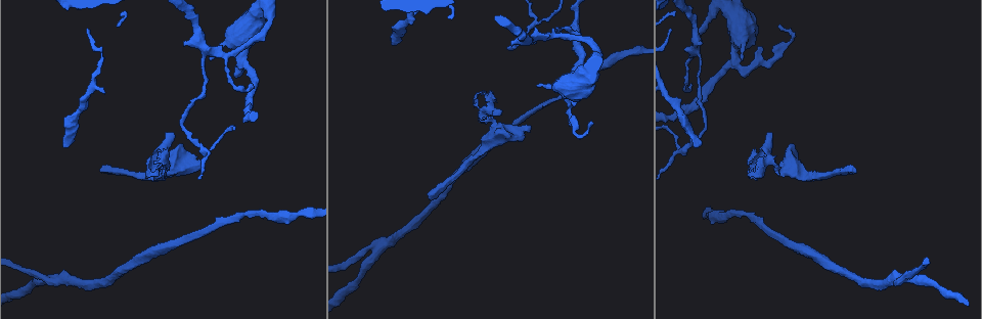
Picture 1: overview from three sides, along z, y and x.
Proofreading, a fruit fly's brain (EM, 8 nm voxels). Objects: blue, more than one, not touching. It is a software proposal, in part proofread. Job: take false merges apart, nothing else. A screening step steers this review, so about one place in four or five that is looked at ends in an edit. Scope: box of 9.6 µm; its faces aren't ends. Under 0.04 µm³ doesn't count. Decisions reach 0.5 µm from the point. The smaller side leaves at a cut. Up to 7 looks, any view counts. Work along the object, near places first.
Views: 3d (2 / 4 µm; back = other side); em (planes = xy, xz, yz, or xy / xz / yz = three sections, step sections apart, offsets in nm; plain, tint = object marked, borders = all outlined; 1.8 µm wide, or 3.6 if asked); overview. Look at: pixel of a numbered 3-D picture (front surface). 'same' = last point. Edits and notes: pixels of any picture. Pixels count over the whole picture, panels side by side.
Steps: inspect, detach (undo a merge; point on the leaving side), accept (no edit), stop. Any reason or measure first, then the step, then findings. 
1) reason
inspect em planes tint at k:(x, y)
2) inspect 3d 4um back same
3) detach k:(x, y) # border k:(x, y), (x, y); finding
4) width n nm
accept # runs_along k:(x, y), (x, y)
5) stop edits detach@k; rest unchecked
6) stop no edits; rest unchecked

a fork
inspect em xz step 16 tint at 1:(914, 279)

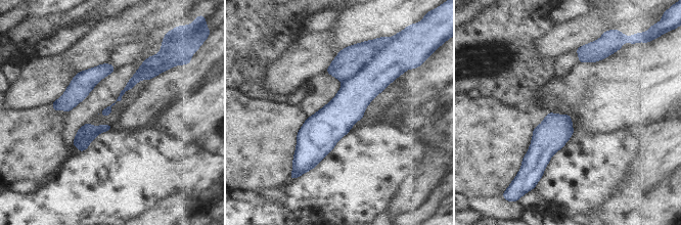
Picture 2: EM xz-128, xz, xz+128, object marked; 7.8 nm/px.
cut it another way
inspect em yz step 8 borders same

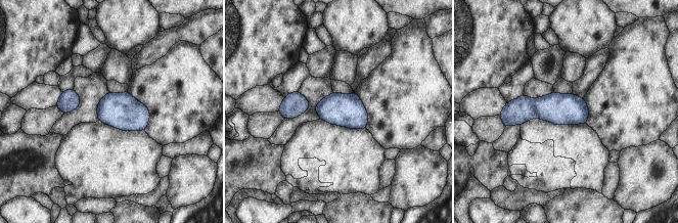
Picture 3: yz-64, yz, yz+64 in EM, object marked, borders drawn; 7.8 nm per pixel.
width 240 nm
detach 3:(516, 112) # border 3:(532, 99), (536, 117); two neurons meet here

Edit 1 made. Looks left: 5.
inspect overview

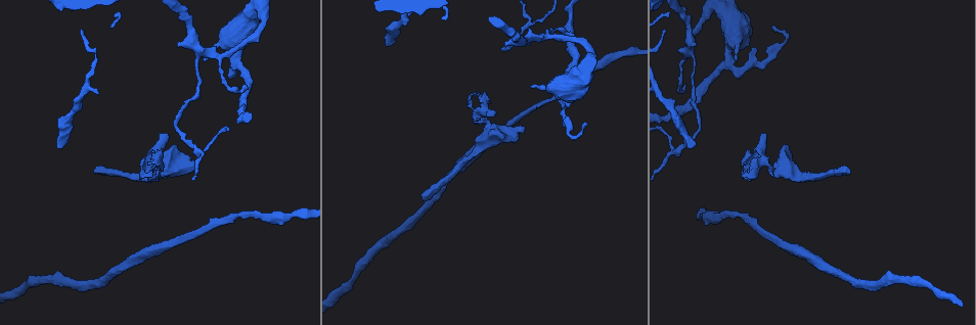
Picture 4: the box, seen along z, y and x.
abrupt turn
inspect 3d 2um at 4:(674, 150)

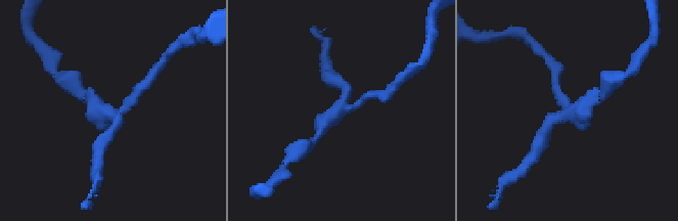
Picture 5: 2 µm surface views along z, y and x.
inspect em yz step 16 tint at 5:(566, 111)

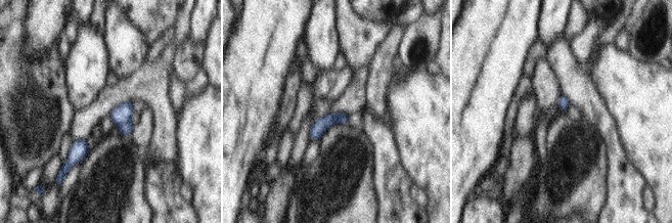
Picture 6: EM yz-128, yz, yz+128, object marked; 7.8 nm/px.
detach 6:(121, 115) # border 6:(119, 127), (124, 127), (131, 131); a second neuron is stuck on

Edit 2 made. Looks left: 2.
stop edits detach@3, detach@6; rest unchecked

